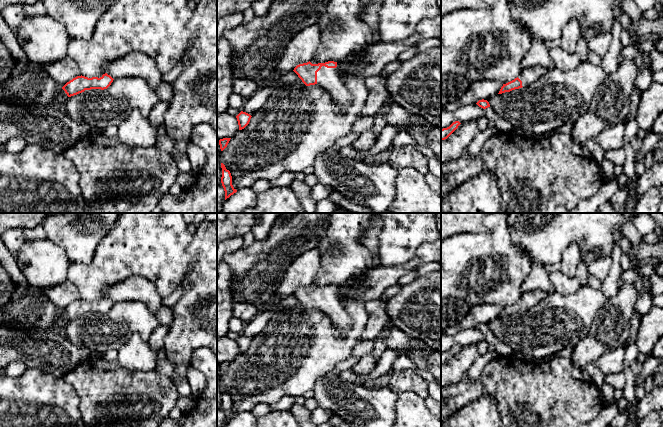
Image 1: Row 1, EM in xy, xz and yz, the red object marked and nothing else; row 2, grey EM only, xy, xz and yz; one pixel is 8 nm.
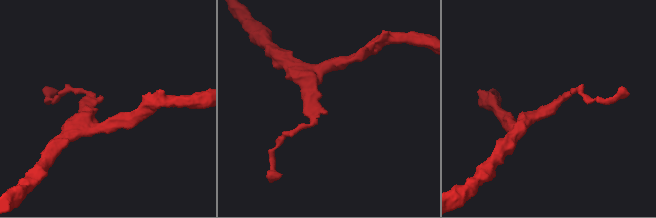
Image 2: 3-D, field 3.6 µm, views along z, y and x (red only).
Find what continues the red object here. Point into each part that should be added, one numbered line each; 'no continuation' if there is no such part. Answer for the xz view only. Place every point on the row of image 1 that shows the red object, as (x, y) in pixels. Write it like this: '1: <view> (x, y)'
1: xz (327, 78)

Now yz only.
1: yz (528, 76)

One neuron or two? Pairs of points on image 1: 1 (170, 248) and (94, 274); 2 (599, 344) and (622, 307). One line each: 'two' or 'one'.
1: one
2: one

